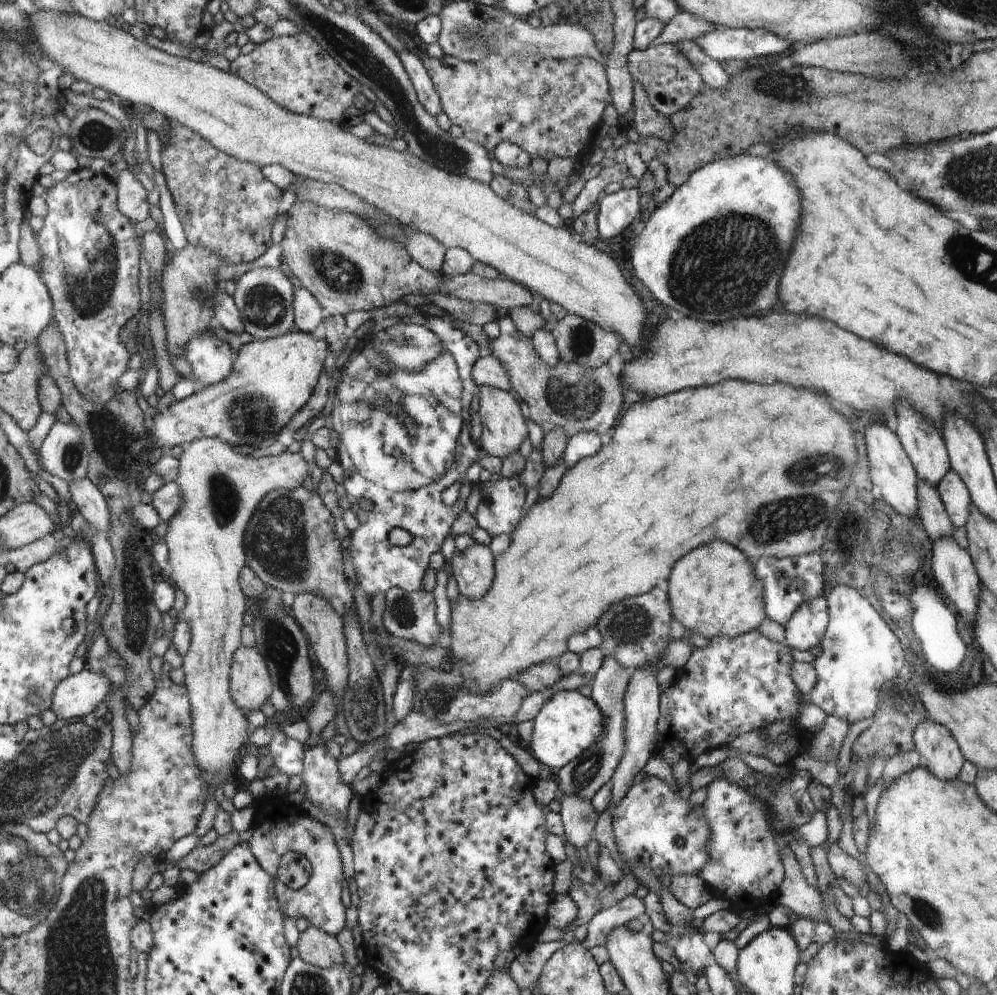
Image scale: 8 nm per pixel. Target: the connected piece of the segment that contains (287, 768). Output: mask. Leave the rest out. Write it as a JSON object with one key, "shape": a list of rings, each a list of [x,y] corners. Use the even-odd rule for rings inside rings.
{"shape":[[[279,730],[269,742],[269,752],[274,758],[274,766],[288,776],[301,775],[304,770],[303,756],[305,744],[296,739],[286,738],[283,730]]]}

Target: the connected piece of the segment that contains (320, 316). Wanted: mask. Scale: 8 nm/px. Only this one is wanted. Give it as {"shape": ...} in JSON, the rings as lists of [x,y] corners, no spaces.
{"shape":[[[304,288],[294,289],[292,309],[295,314],[296,328],[305,333],[312,333],[326,317],[322,305]]]}

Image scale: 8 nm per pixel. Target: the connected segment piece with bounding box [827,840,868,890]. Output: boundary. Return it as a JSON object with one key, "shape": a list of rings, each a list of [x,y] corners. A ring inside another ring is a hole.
{"shape":[[[838,840],[829,844],[827,861],[834,875],[846,878],[848,882],[857,884],[866,890],[868,884],[865,864],[860,864],[858,858],[846,853],[838,845]]]}

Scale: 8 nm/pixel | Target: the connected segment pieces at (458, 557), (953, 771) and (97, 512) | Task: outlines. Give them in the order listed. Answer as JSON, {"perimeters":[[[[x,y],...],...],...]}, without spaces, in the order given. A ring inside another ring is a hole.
{"perimeters":[[[[475,541],[463,551],[454,551],[447,566],[456,577],[460,595],[477,599],[490,590],[496,566],[489,546]]],[[[924,718],[913,732],[913,741],[915,742],[915,749],[922,758],[923,766],[932,771],[932,774],[944,780],[953,779],[959,775],[965,758],[962,756],[958,743],[944,726]]],[[[86,476],[69,482],[71,504],[74,511],[80,511],[86,520],[101,531],[110,528],[110,513],[103,494]]]]}

